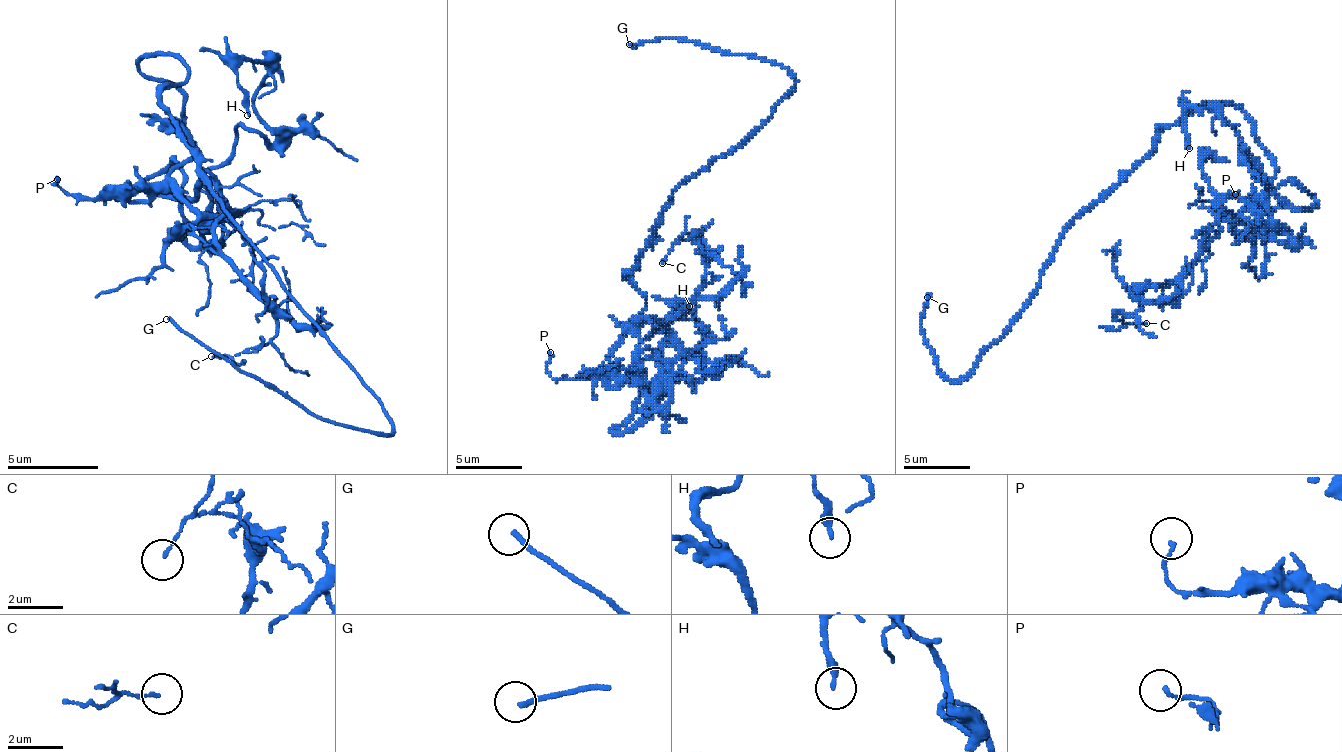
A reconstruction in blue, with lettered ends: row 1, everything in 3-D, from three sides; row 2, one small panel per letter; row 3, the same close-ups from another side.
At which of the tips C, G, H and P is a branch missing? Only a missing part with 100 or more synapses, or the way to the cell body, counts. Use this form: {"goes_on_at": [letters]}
{"goes_on_at": ["G"]}

